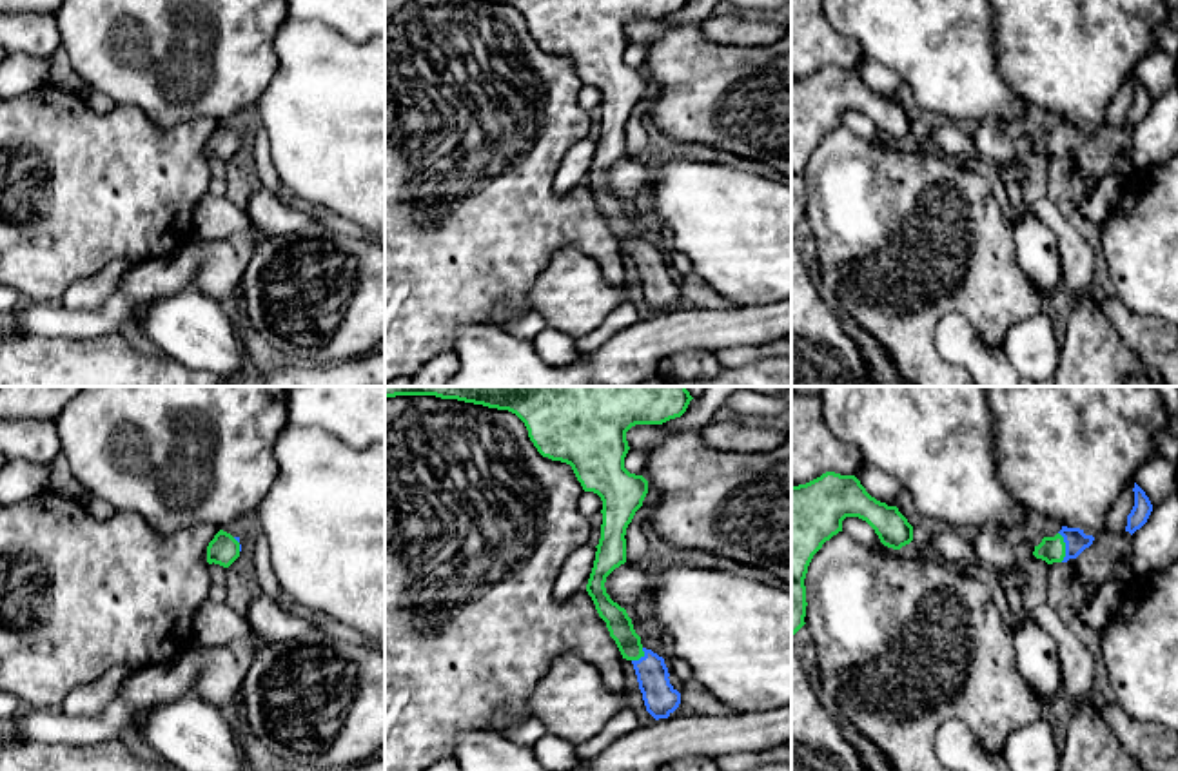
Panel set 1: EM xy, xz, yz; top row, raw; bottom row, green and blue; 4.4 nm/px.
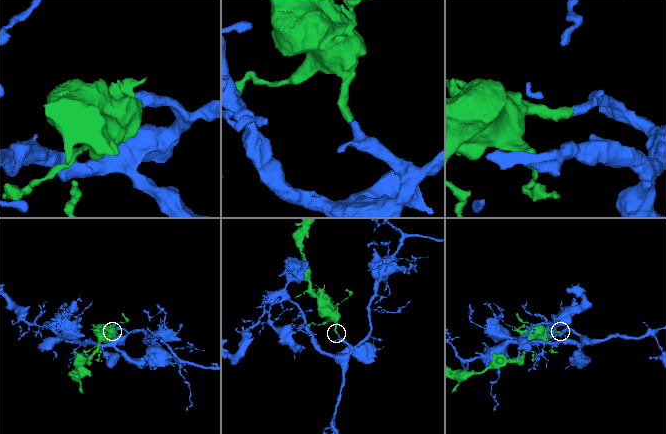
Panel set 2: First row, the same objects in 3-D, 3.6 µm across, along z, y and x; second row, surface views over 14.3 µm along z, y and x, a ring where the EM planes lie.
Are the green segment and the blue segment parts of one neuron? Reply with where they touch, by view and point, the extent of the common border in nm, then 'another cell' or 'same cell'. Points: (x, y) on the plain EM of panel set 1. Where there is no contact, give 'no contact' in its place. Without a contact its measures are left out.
meets green in yz at (1064, 140); contact 140 nm long; same cell

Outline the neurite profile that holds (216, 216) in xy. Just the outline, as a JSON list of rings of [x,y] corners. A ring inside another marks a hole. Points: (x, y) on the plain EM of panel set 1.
[[[205,194],[194,210],[194,238],[227,239],[245,230],[249,218],[243,207],[238,207],[225,196]]]

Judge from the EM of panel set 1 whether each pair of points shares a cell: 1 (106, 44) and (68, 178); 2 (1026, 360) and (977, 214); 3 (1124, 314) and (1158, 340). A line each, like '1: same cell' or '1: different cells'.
1: different cells
2: different cells
3: same cell

